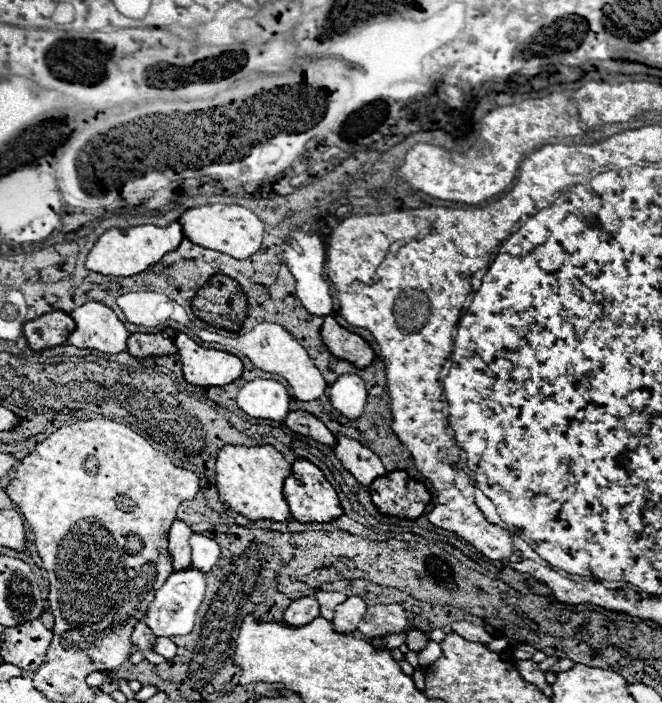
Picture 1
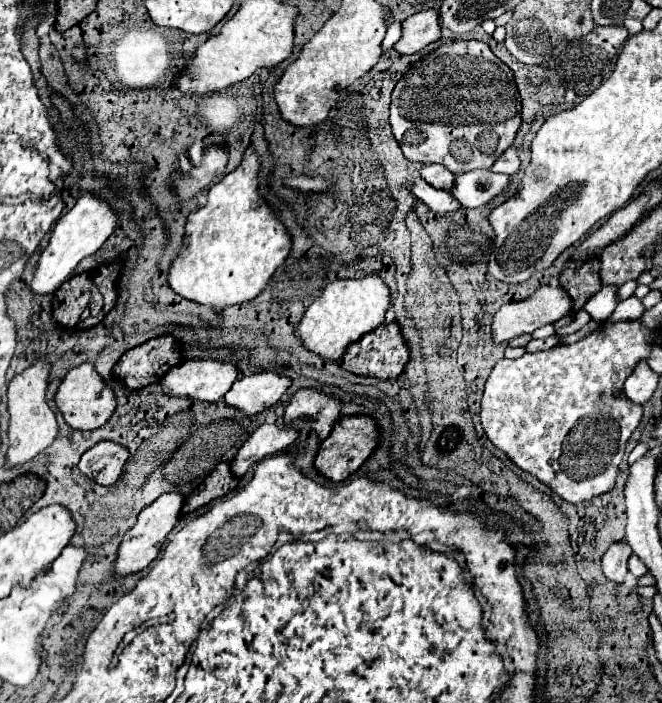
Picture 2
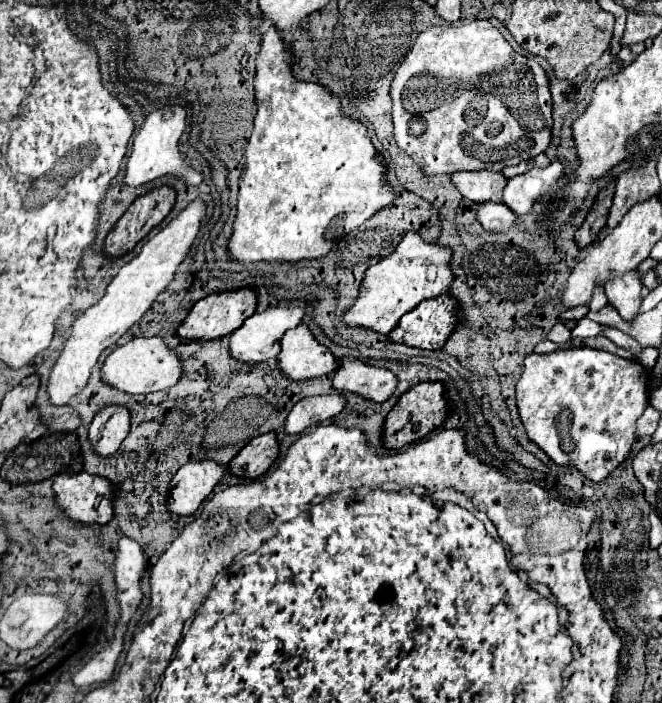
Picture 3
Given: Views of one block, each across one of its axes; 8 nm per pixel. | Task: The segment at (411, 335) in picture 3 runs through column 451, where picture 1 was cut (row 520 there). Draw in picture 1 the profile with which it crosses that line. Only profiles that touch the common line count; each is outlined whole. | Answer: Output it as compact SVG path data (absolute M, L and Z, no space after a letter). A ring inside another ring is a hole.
M298 458L292 462L292 474L284 482L284 496L286 496L288 508L290 508L290 516L302 524L308 524L308 522L326 524L326 522L332 522L344 514L338 494L332 488L332 484L324 478L320 468L316 468L312 462L308 462L304 458Z

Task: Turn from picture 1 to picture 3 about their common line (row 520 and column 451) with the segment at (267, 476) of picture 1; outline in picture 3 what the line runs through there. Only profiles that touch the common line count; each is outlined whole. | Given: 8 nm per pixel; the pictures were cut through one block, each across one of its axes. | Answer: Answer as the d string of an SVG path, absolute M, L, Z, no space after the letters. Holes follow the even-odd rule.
M408 232L390 256L366 270L360 282L358 298L352 308L342 314L342 324L348 328L366 328L378 334L388 334L390 328L394 328L394 324L398 324L398 320L422 300L436 298L450 290L454 280L448 266L450 256L452 252L448 248L426 244L416 232Z

